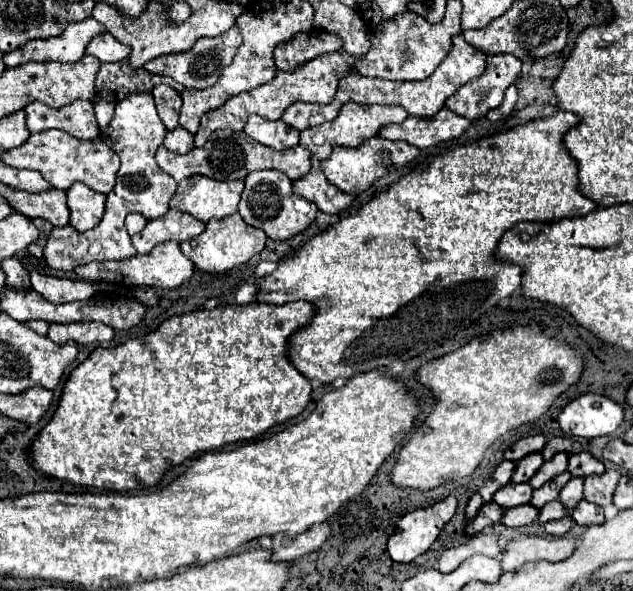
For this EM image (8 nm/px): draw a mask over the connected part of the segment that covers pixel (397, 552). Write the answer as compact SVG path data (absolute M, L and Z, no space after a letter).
M448 496L428 508L416 508L396 522L394 534L388 538L388 554L394 562L408 564L424 554L438 538L440 530L454 516L456 498Z

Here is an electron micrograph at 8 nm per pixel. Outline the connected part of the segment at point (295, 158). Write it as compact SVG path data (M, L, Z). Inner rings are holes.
M216 130L216 132L212 132L212 136L208 138L208 142L202 148L194 148L188 154L174 154L162 146L156 154L156 162L176 182L186 180L196 174L208 176L214 180L244 180L254 170L280 170L290 180L298 180L300 176L310 172L310 156L312 154L302 146L294 146L288 150L274 150L256 140L250 140L244 132Z

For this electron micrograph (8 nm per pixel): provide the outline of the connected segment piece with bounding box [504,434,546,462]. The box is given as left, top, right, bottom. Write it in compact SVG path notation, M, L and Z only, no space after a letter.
M542 434L522 438L522 440L518 440L516 444L512 444L512 446L504 452L504 458L506 458L506 460L512 460L512 462L518 462L518 460L522 460L524 456L528 456L528 454L532 454L532 452L540 452L540 450L544 448L544 442L546 442L546 438L544 438Z

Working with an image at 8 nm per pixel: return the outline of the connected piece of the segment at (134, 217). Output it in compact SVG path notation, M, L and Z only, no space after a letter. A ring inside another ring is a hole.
M129 213L125 218L125 226L128 228L128 234L134 236L142 231L148 220L139 213Z

